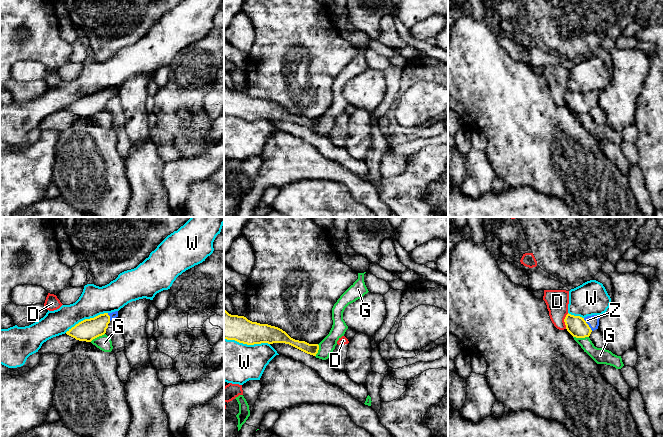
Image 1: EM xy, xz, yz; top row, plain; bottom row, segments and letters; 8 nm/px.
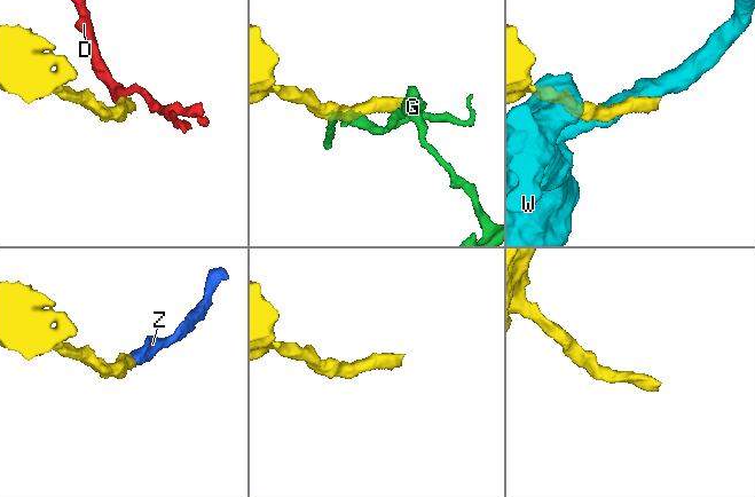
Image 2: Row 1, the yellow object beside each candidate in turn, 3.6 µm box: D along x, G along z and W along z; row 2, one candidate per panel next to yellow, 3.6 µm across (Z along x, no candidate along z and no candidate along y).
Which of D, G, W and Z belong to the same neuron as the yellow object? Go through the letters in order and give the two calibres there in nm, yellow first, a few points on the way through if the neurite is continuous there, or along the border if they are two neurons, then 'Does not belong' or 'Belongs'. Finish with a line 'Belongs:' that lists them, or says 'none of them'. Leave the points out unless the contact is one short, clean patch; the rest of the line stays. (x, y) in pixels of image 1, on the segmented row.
D: Thickness 160 nm (yellow) against 180 nm. Boundary: yz (568, 313), (564, 319), (565, 328). Does not belong
G: Thickness 160 nm (yellow) against 130 nm. Boundary: yz (573, 336), (588, 337). Does not belong
W: Thickness 200 nm (yellow) against 340 nm. Does not belong
Z: Thickness 160 nm (yellow) against 100 nm. Path across: yz (576, 326), (587, 324), (593, 321). Belongs
Belongs: Z

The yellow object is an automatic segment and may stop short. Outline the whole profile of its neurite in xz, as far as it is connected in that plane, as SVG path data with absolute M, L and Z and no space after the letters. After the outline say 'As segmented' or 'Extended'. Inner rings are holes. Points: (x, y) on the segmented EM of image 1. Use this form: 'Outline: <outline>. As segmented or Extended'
Outline: M225 308L224 339L247 345L285 343L313 356L316 356L319 350L318 344L295 340L278 327L252 322L244 316L231 315Z. As segmented

